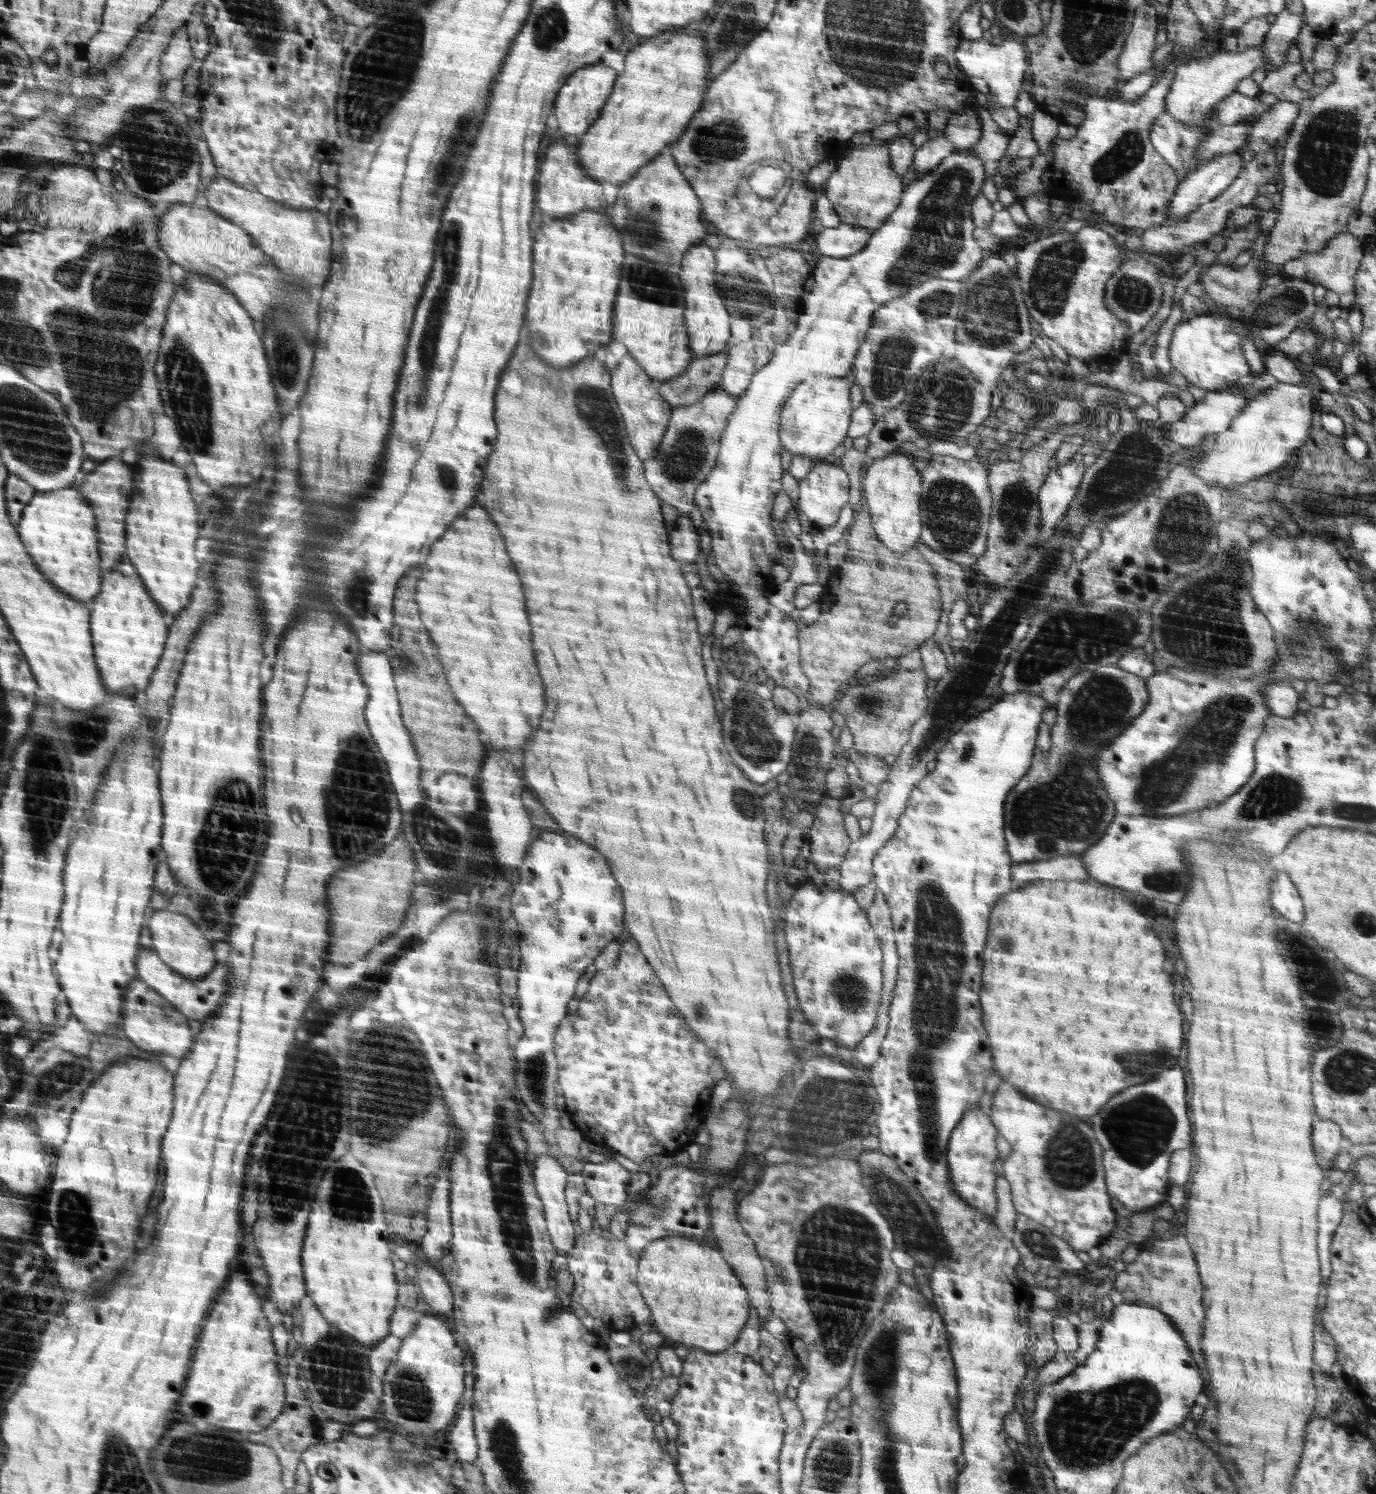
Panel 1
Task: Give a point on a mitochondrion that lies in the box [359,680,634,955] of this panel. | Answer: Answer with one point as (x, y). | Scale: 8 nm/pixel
(443, 845)

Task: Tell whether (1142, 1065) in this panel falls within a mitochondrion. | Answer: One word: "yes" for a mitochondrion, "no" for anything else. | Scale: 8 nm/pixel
yes

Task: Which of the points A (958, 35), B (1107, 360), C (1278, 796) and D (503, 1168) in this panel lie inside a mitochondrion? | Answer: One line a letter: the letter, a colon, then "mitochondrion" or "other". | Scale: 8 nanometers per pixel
A: other
B: other
C: mitochondrion
D: mitochondrion

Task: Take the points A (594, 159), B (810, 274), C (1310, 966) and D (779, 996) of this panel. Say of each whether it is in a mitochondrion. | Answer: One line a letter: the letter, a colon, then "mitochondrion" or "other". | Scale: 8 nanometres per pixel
A: other
B: other
C: mitochondrion
D: other

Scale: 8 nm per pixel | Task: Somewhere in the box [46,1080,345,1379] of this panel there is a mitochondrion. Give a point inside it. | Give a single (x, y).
(75, 1209)

